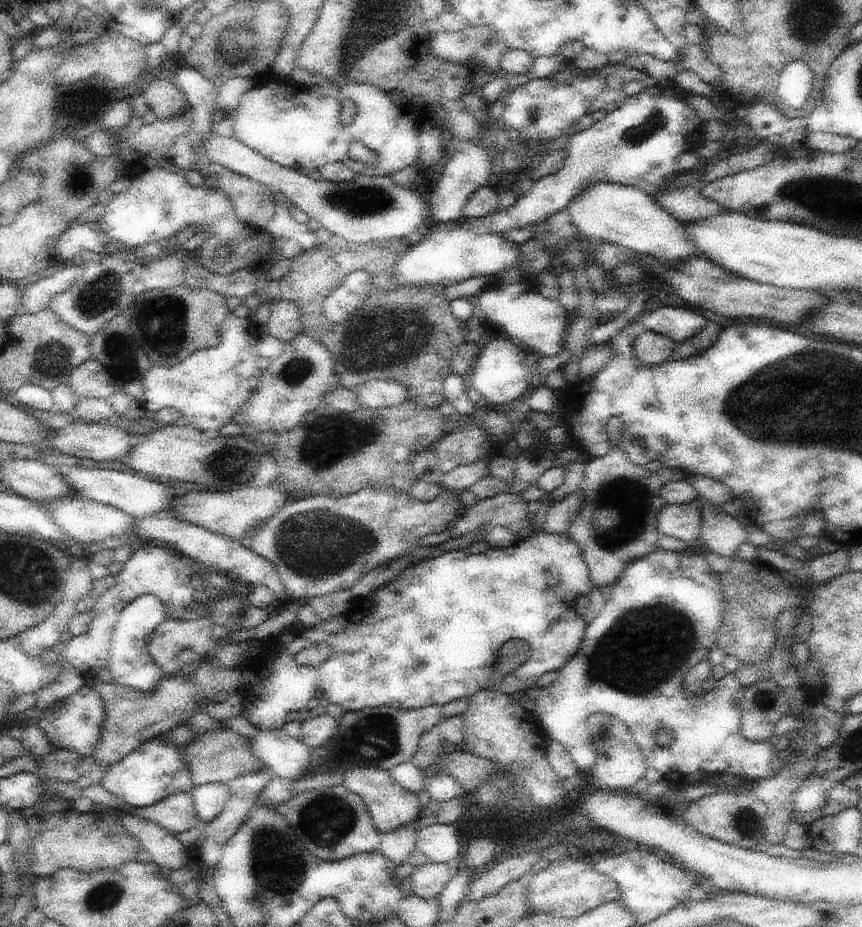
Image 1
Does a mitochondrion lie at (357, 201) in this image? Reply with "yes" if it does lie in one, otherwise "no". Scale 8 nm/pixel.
yes

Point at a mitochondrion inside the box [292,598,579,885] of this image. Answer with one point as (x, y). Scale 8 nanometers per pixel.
(375, 739)

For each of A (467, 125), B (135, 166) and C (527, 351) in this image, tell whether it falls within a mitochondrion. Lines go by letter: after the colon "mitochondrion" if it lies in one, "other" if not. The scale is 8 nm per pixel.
A: other
B: other
C: other

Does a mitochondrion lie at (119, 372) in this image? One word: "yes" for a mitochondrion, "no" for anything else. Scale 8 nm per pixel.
no

